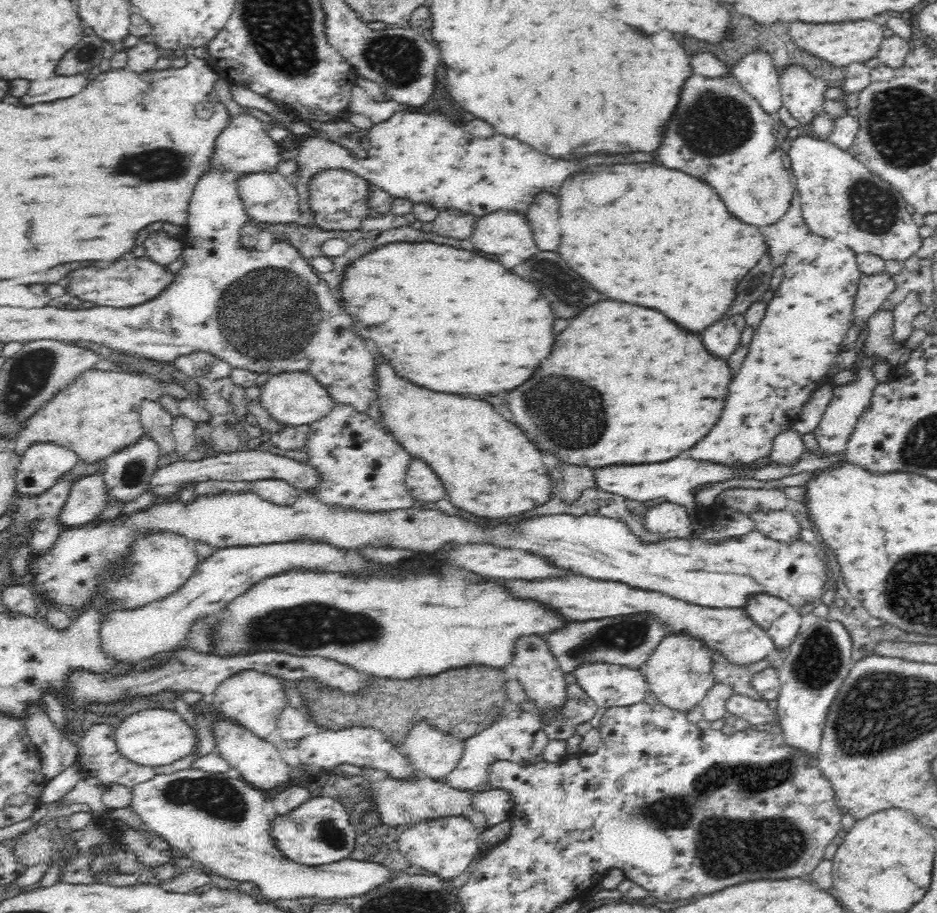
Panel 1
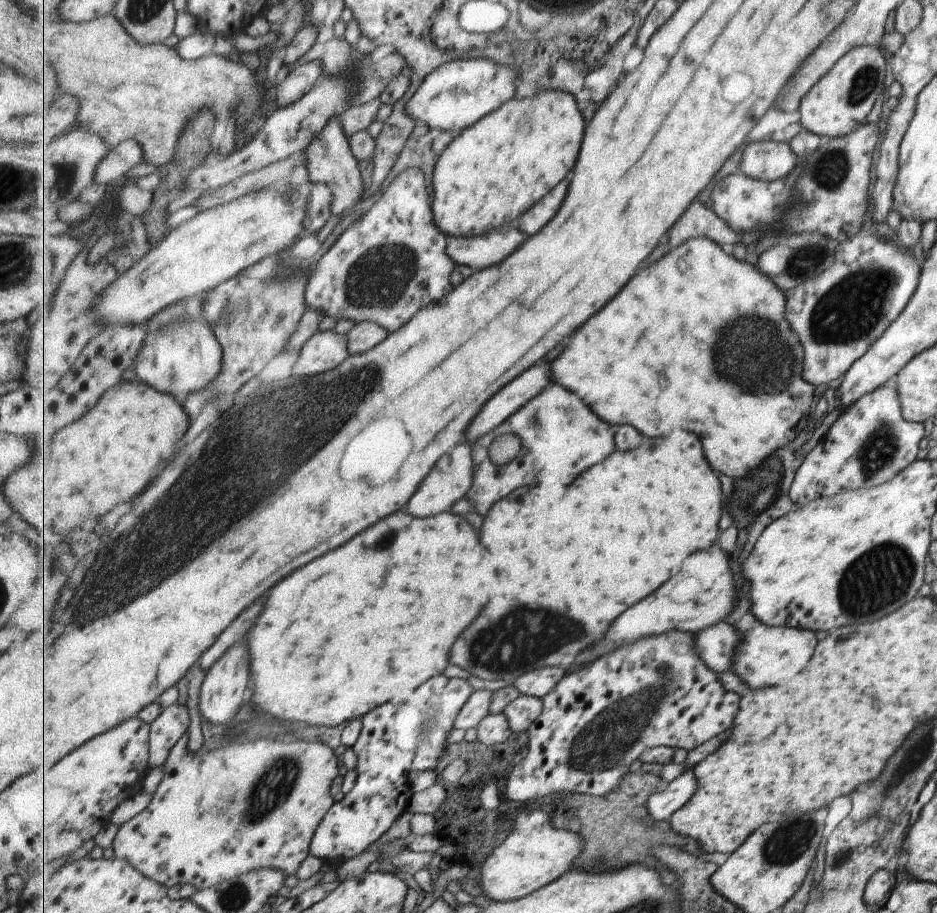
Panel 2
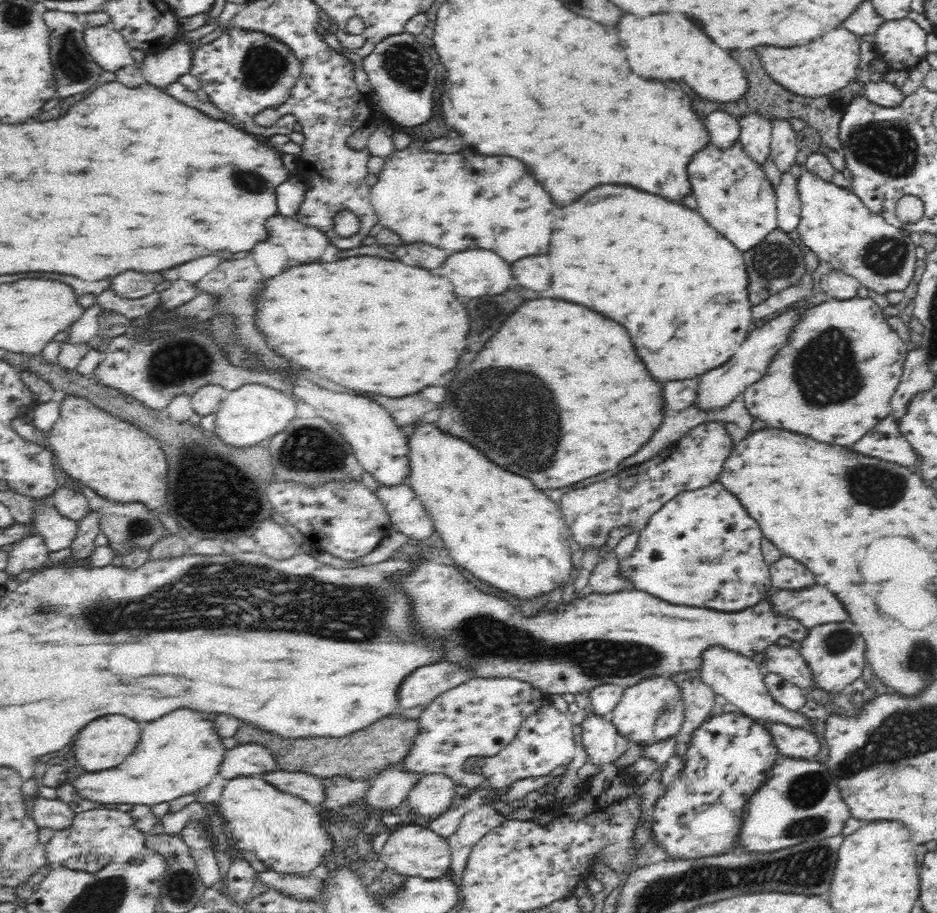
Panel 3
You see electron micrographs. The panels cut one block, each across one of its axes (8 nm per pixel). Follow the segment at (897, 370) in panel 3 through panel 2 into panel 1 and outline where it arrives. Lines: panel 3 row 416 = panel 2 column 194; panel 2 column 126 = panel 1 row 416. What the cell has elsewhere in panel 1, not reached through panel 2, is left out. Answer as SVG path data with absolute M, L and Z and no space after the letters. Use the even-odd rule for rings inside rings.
M860 352L854 366L858 369L858 380L852 384L837 385L832 392L830 402L813 434L819 444L818 451L821 456L833 458L845 454L850 436L856 429L858 418L869 405L874 387L878 384L872 372L872 364L878 359L864 359L864 353Z

